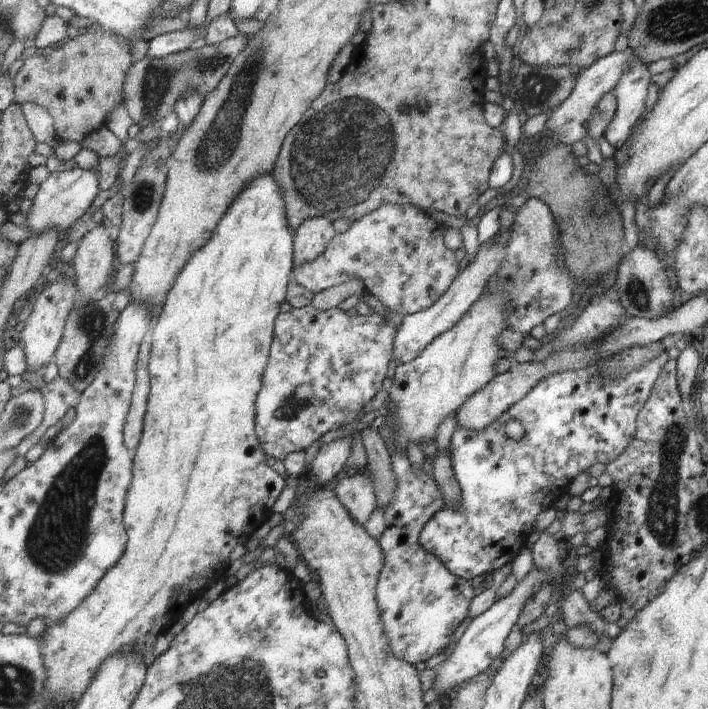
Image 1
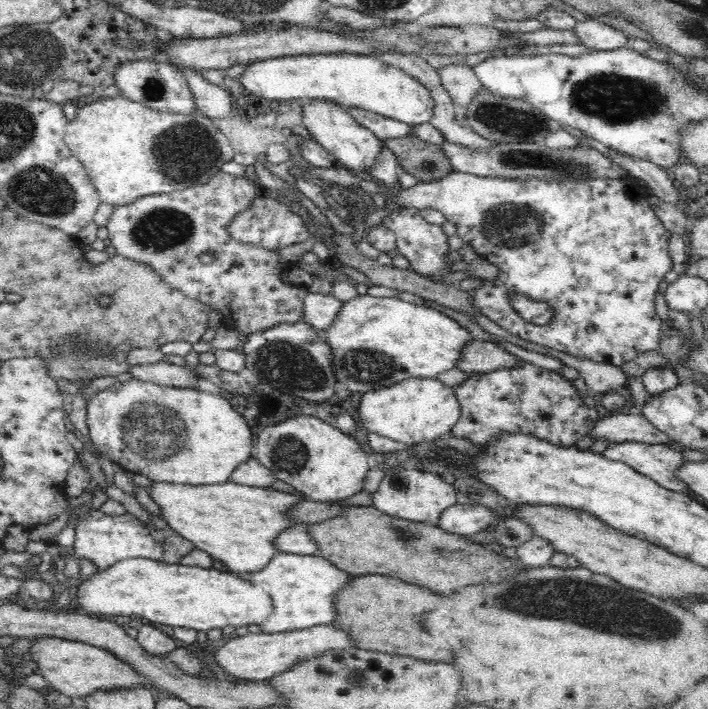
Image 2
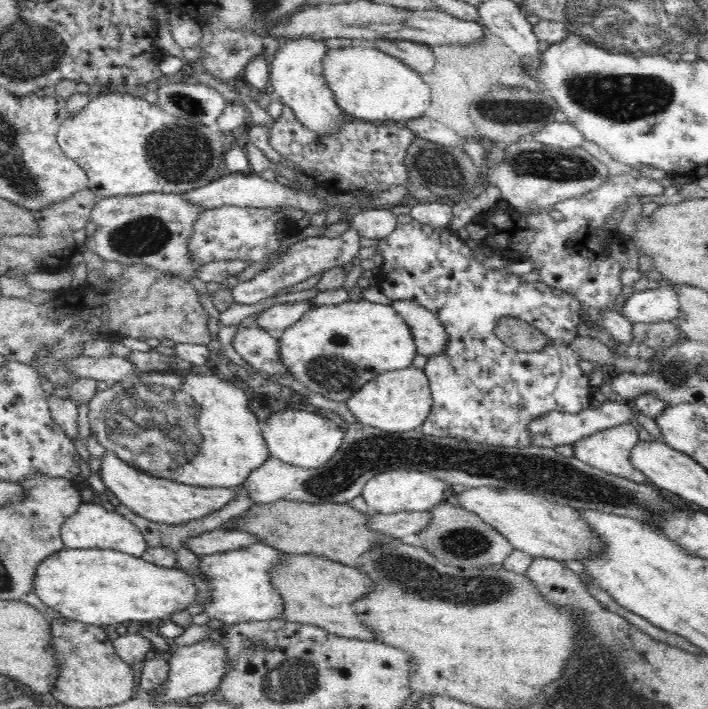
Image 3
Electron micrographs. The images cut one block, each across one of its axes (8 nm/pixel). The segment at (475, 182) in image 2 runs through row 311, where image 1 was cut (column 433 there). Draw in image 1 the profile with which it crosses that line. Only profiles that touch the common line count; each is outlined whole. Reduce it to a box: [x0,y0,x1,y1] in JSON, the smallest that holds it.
[377,422,476,666]

